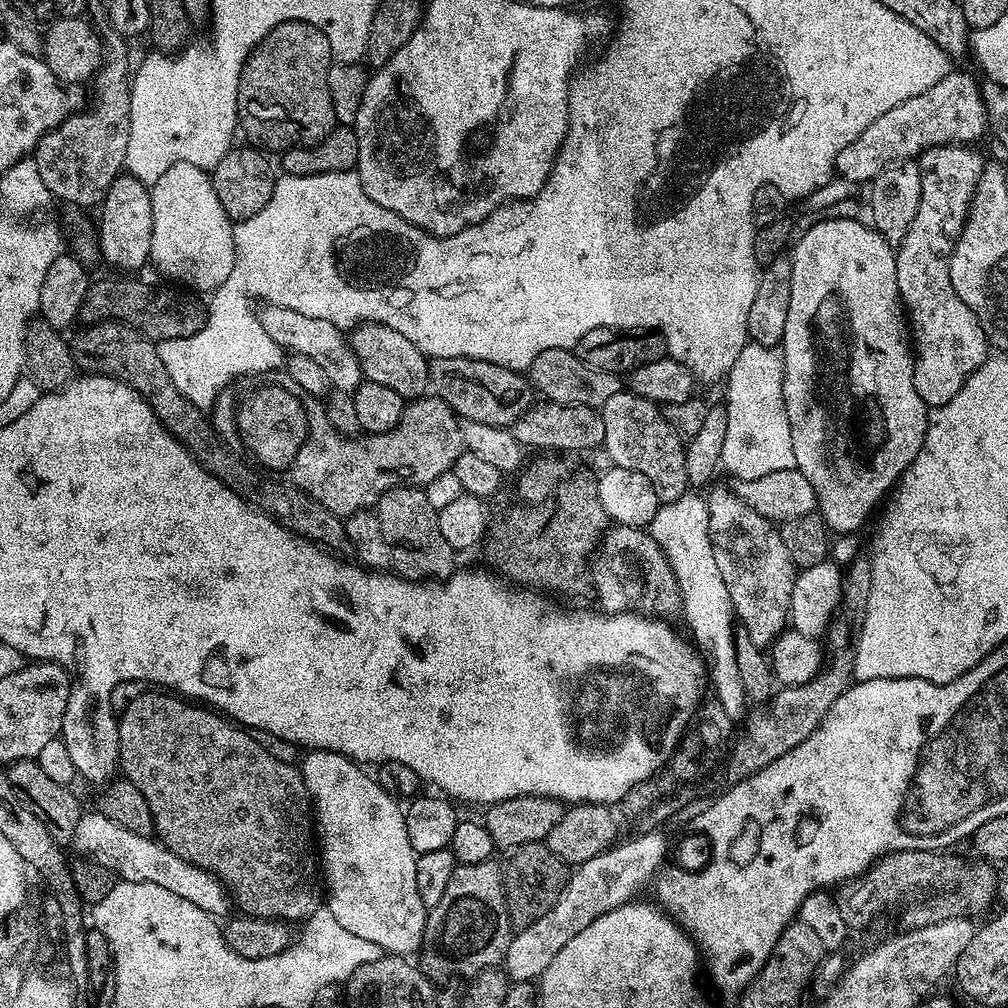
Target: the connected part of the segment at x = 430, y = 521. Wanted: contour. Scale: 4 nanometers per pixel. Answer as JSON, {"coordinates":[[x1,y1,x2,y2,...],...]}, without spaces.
{"coordinates":[[394,486,390,491,381,495,380,501,374,505,374,513,378,522,381,523,386,542,391,544,396,551,394,560,397,565,401,564,398,572,405,580,443,582,457,571,458,564,455,560,457,557,454,555,450,542,446,542,446,538,442,538,442,530,438,530,437,510,427,501,427,494,424,490,416,486]]}

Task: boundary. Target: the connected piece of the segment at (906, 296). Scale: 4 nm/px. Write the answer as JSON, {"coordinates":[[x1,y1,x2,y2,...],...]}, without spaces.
{"coordinates":[[943,144,937,148,928,148,926,151,920,153,918,163,920,165,920,173,922,174,922,198,918,202,918,214,914,214,914,222,908,224,908,229,902,238,902,242,895,249,898,290,900,291,901,301,906,309,907,323,910,325,910,340,914,345,914,390,918,390,918,398,922,398,922,402,928,405,929,409,941,408,942,405,948,404,950,398,954,398,954,394,958,394,958,390,962,390,962,386,968,376,974,374,974,370,978,370,978,366,982,366,982,362,988,359,990,355,988,336,982,330,982,326,978,322,974,310,970,310,970,306,966,306,966,302,962,302,962,298,958,298,958,294,954,294,954,286,950,282,950,258,952,257,952,251,956,249,956,243,964,229,964,223,968,220,968,209,972,203,972,195,976,193,976,183,986,163,985,157,980,157,974,149,975,147,963,144]]}

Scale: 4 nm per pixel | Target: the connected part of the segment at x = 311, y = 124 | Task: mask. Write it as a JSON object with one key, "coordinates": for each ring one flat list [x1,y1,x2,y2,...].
{"coordinates":[[297,20,282,22,252,51,244,66,244,72,240,75,240,93,236,111,242,114,243,123,245,120,246,123,256,127,255,143,261,149,269,153,283,154,287,148,316,144,337,127,334,104,327,85,327,72,333,63,332,47,322,29]]}

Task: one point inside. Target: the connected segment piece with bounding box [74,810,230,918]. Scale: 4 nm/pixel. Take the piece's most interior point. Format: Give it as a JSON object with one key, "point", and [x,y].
{"point":[136,858]}

